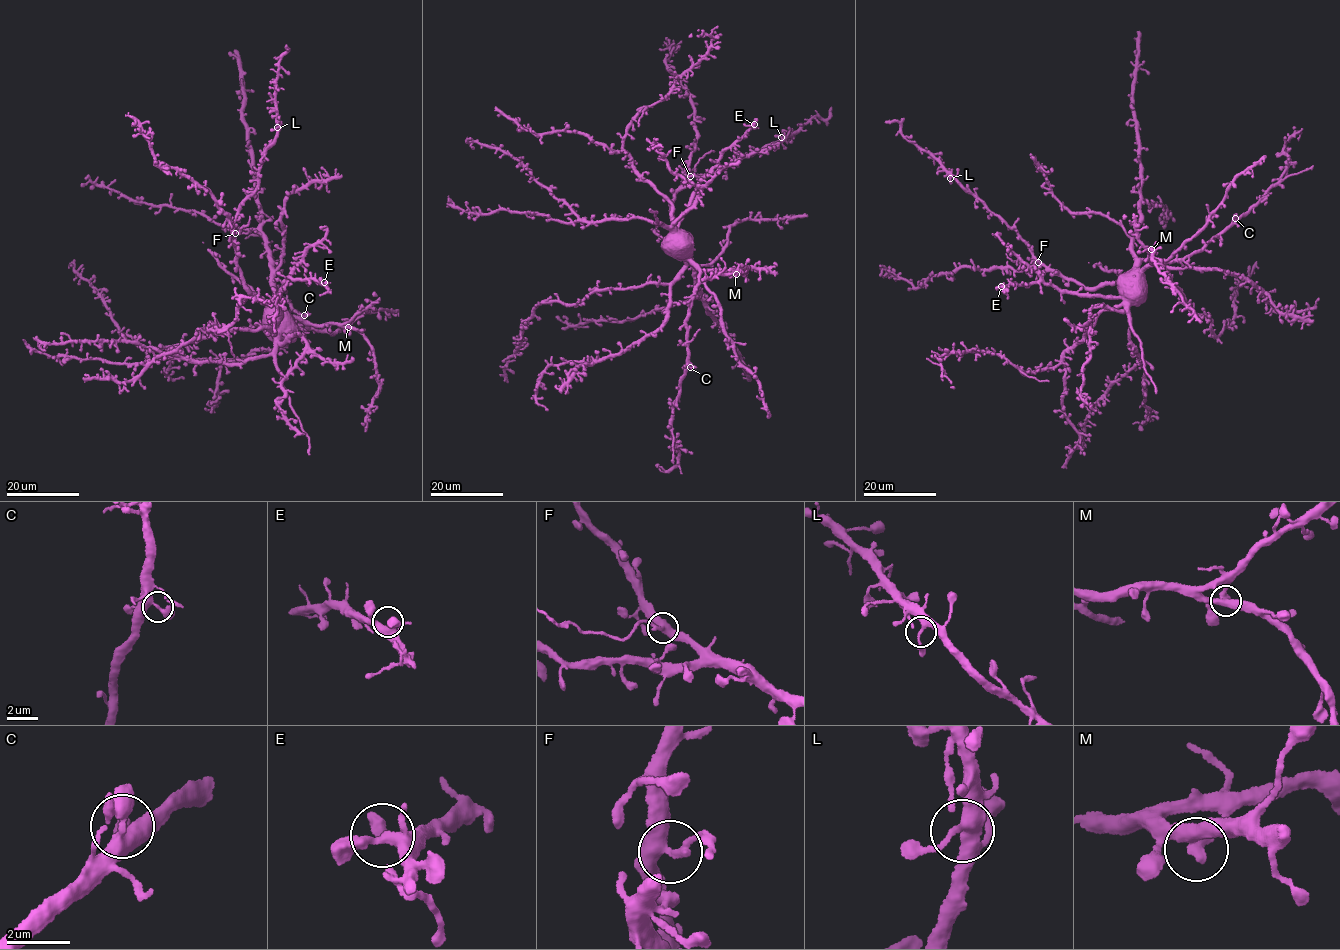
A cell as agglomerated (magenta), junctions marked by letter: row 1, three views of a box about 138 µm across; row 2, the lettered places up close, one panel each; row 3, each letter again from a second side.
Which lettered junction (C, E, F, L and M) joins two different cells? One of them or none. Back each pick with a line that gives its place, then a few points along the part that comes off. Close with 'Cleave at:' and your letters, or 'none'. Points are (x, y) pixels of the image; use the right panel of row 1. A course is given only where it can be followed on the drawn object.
F: place (1038, 262); course (1038, 262), (1020, 264), (1006, 253)
Cleave at: F

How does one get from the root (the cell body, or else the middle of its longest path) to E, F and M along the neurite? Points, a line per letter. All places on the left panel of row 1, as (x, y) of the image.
E: (270, 316), (267, 324), (275, 325), (280, 316), (277, 296), (288, 277), (324, 282)
F: (270, 316), (264, 310), (267, 306), (264, 302), (245, 287), (235, 259), (235, 233)
M: (270, 316), (301, 319), (313, 325), (340, 323), (348, 327)

